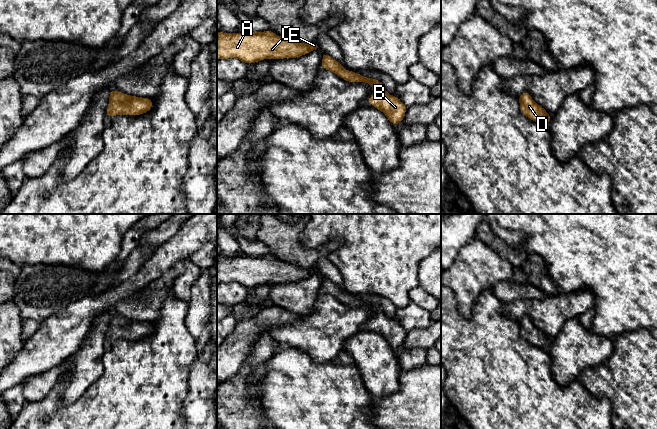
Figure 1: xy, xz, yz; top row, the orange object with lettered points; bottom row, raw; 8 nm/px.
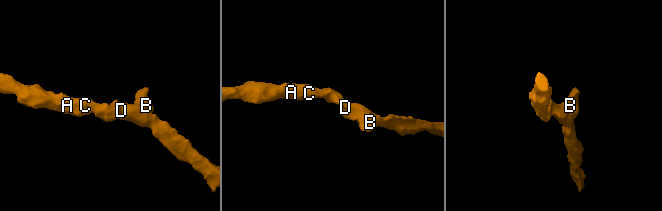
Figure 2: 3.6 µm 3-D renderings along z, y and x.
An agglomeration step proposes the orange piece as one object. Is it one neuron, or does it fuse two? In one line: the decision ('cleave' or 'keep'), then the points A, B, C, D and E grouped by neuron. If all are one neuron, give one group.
keep | A B C D E

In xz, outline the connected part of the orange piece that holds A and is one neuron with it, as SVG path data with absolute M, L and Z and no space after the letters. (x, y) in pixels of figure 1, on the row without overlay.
M271 254L264 256L217 257L217 283L237 282L251 288L263 283L297 282L321 274L317 266L298 267L280 261Z

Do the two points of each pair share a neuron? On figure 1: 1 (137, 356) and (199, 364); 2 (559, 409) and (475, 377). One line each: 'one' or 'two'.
1: two
2: one

